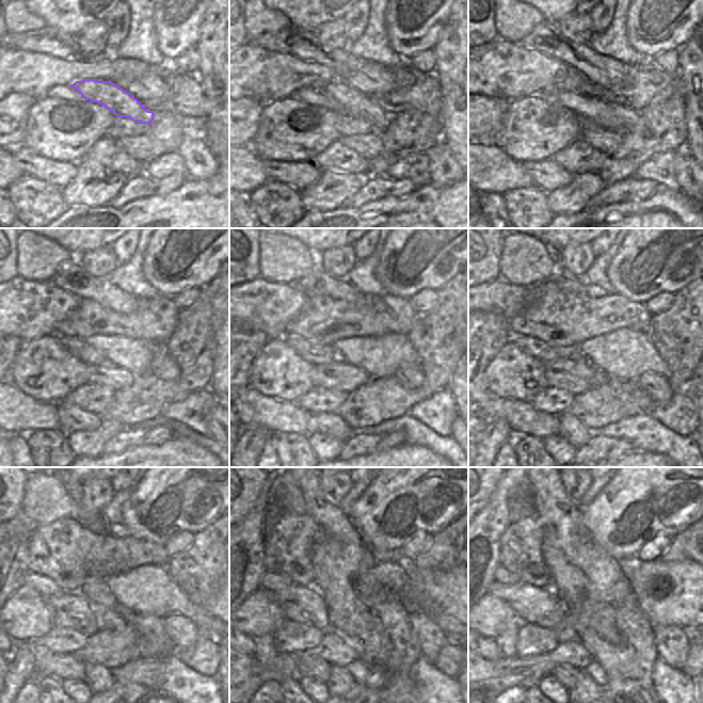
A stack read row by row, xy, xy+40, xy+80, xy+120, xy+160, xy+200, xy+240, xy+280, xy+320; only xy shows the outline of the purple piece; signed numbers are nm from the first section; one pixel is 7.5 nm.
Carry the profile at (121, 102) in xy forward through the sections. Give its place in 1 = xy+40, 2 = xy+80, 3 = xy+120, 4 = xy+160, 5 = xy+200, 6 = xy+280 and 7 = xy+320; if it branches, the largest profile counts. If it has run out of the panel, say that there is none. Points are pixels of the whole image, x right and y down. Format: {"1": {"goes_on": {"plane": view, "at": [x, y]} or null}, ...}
{"1": {"goes_on": {"plane": "xy+40", "at": [356, 104]}}, "2": {"goes_on": {"plane": "xy+80", "at": [628, 117]}}, "3": {"goes_on": {"plane": "xy+120", "at": [162, 366]}}, "4": {"goes_on": {"plane": "xy+160", "at": [410, 374]}}, "5": {"goes_on": {"plane": "xy+200", "at": [658, 388]}}, "6": {"goes_on": {"plane": "xy+280", "at": [431, 639]}}, "7": {"goes_on": {"plane": "xy+320", "at": [672, 643]}}}

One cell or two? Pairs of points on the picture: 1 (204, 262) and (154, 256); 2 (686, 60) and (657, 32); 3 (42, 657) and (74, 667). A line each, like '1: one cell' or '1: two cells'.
1: one cell
2: two cells
3: one cell

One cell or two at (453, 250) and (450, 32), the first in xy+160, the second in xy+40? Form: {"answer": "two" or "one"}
{"answer": "two"}

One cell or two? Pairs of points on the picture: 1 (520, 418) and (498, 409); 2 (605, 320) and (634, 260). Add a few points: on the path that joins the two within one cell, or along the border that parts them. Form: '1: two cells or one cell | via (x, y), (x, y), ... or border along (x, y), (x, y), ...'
1: one cell | via (514, 413), (511, 410), (504, 409)
2: two cells | border along (613, 290), (641, 303)

